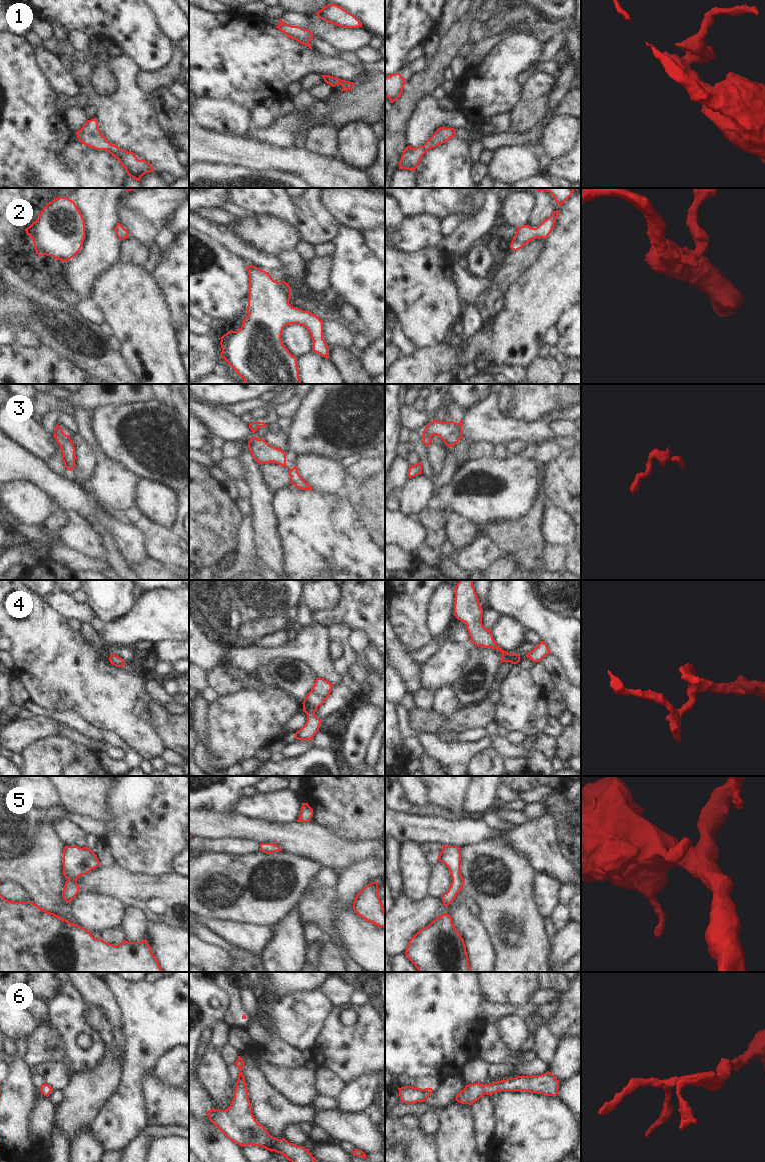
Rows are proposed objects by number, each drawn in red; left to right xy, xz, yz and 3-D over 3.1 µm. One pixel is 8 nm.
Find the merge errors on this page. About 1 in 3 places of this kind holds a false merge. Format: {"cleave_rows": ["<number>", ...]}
{"cleave_rows": []}

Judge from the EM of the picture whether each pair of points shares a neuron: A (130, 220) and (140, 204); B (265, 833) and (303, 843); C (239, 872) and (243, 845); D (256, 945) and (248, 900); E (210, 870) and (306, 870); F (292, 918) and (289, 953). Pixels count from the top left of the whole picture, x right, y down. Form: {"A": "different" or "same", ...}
{"A": "different", "B": "same", "C": "different", "D": "different", "E": "same", "F": "same"}

